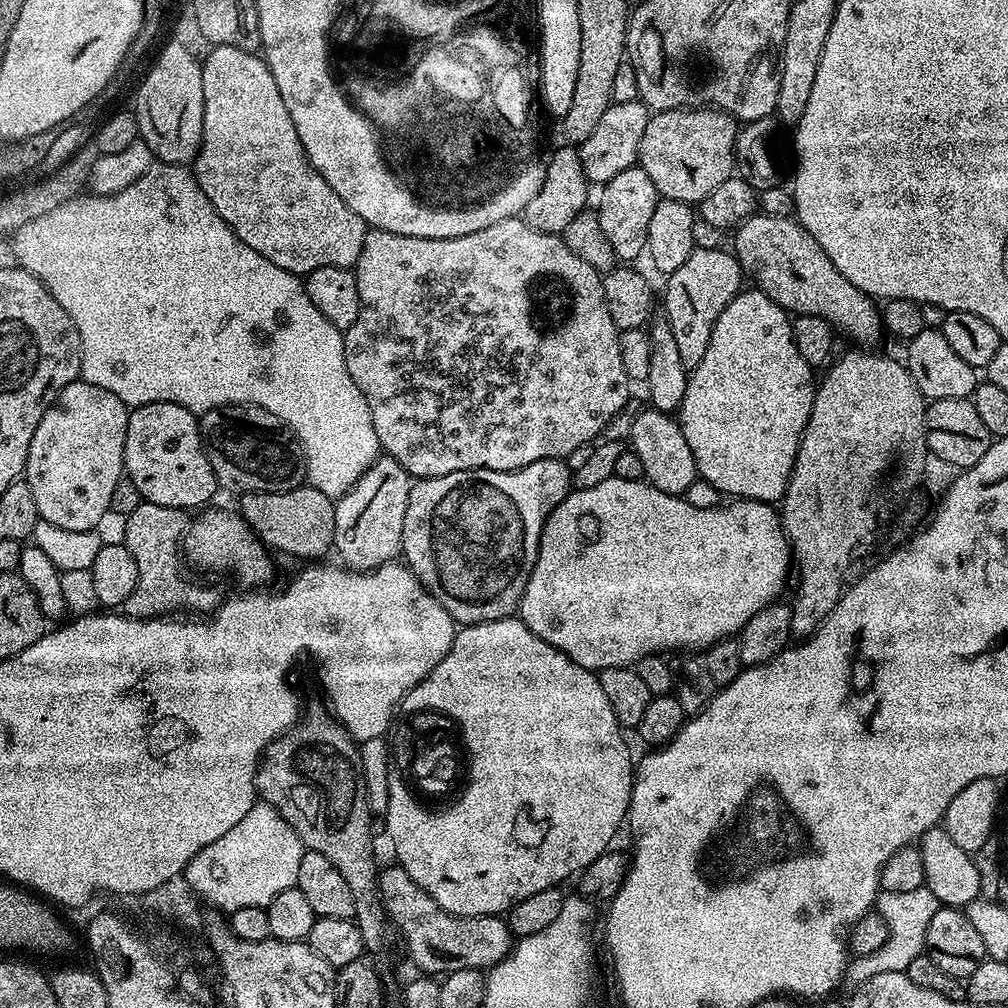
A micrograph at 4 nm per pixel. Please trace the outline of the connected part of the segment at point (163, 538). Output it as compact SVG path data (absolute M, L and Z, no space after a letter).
M143 502L133 513L123 517L122 524L122 543L128 547L130 554L134 554L134 562L138 562L138 582L130 598L126 598L122 605L127 615L168 618L173 614L211 614L220 607L222 595L214 585L191 580L184 573L182 545L190 527L190 516L185 509Z

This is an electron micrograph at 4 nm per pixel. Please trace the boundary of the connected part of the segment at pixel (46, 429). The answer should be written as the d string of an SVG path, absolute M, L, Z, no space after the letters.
M78 378L63 388L55 402L46 410L46 414L42 414L42 422L38 422L38 430L34 430L34 438L30 438L30 450L24 467L23 479L28 481L30 494L34 494L34 506L39 519L50 522L53 526L62 526L62 530L96 530L101 527L99 524L103 522L104 515L108 516L110 512L114 486L118 485L120 478L125 475L124 447L126 446L126 426L128 425L129 411L128 405L123 404L118 398L114 398L114 394L110 394L110 390L102 390L102 386L87 384Z

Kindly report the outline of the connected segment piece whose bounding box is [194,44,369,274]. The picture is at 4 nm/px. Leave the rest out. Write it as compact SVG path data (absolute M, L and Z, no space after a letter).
M215 45L202 60L202 98L204 99L202 142L200 143L200 153L196 155L194 161L194 175L198 186L202 186L206 198L210 198L214 210L218 210L220 217L232 227L237 238L246 242L246 246L250 246L250 250L258 250L258 254L262 254L262 258L270 258L270 262L274 262L274 266L282 266L282 270L287 272L307 274L322 266L352 268L357 258L362 254L362 242L366 238L369 227L362 218L358 218L358 214L354 214L354 210L350 210L350 206L346 206L346 202L342 202L342 198L338 198L338 194L334 194L334 190L330 190L326 178L322 178L322 174L318 170L314 170L314 166L298 138L298 130L294 130L290 110L286 110L286 102L282 102L282 94L278 94L278 82L274 82L274 74L270 74L268 63L265 62L263 55L238 50L238 46Z

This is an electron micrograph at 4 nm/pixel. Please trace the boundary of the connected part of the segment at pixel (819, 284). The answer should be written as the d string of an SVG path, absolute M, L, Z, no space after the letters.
M753 214L747 220L736 225L734 229L736 235L736 248L734 247L734 255L743 275L753 280L755 287L759 291L764 292L778 306L782 306L784 311L796 316L817 316L818 318L826 318L826 322L832 324L833 329L845 332L852 340L857 340L857 345L868 346L871 340L876 340L882 336L882 321L880 319L880 308L877 301L871 296L867 296L862 290L858 290L858 286L854 286L854 282L846 282L846 278L842 278L842 274L838 270L838 266L834 266L834 262L830 262L830 258L826 258L826 250L822 250L822 246L818 246L818 242L814 242L814 238L792 218L778 218L777 216L765 216L763 214Z

